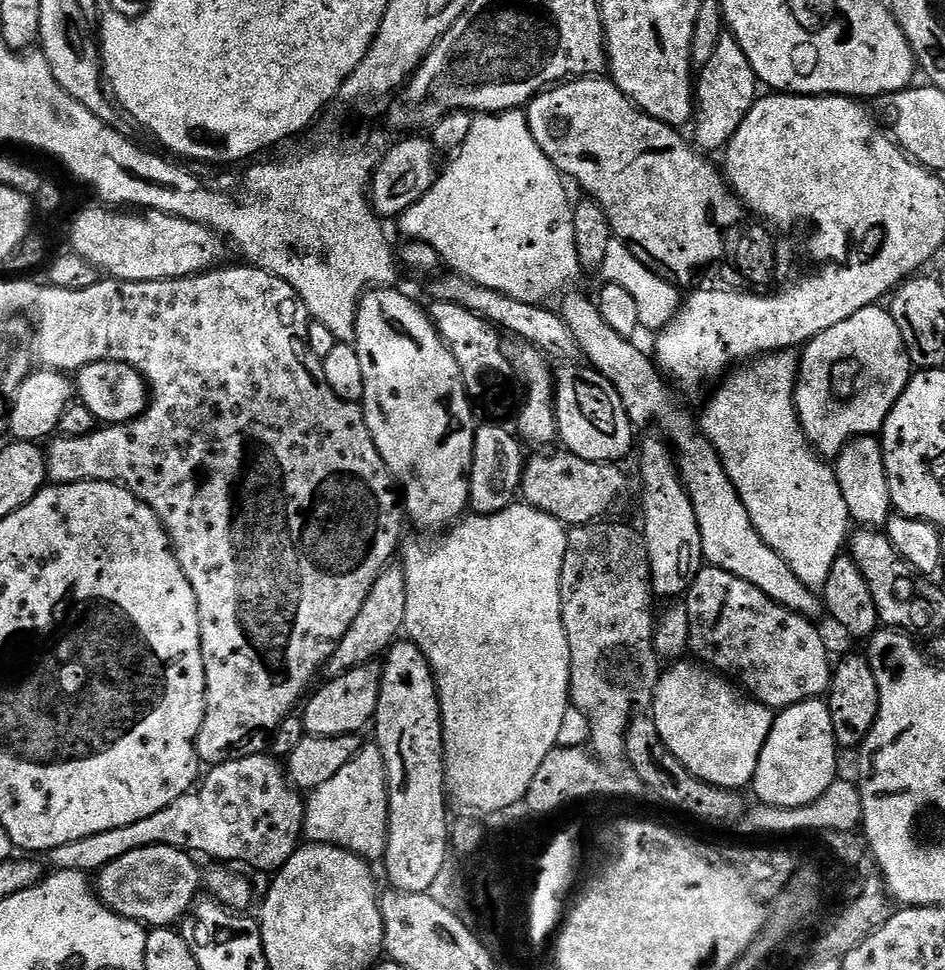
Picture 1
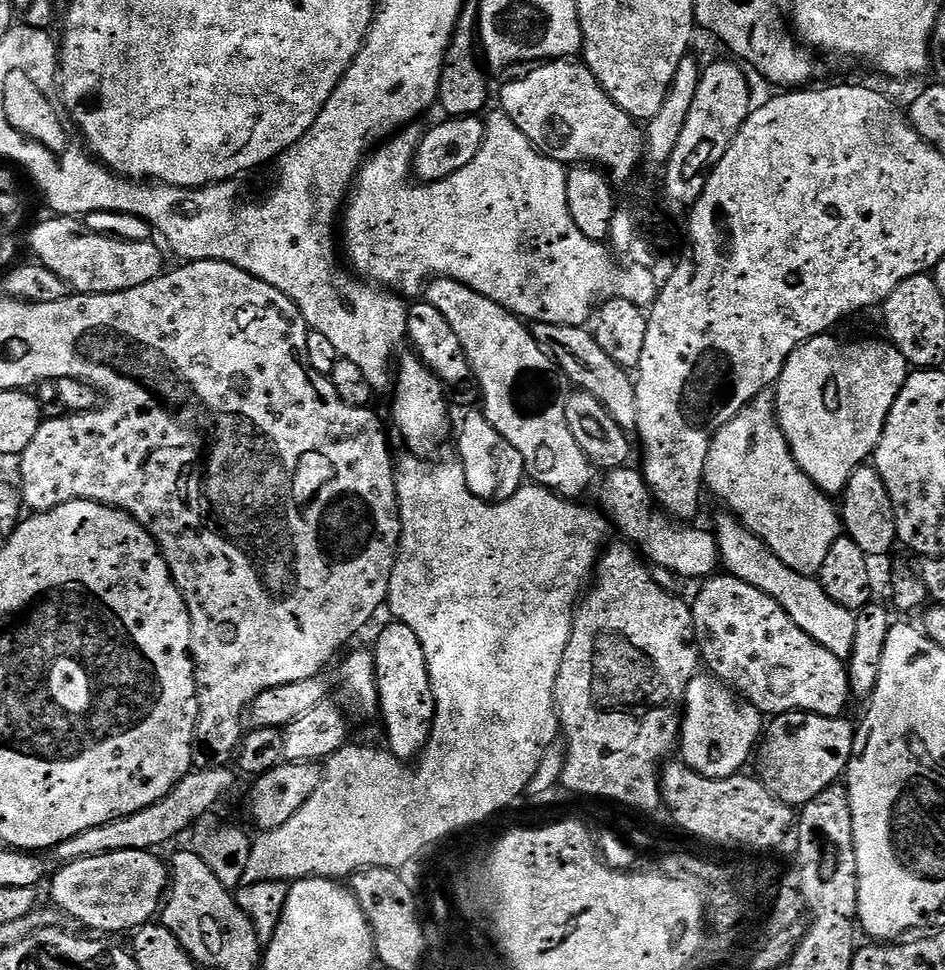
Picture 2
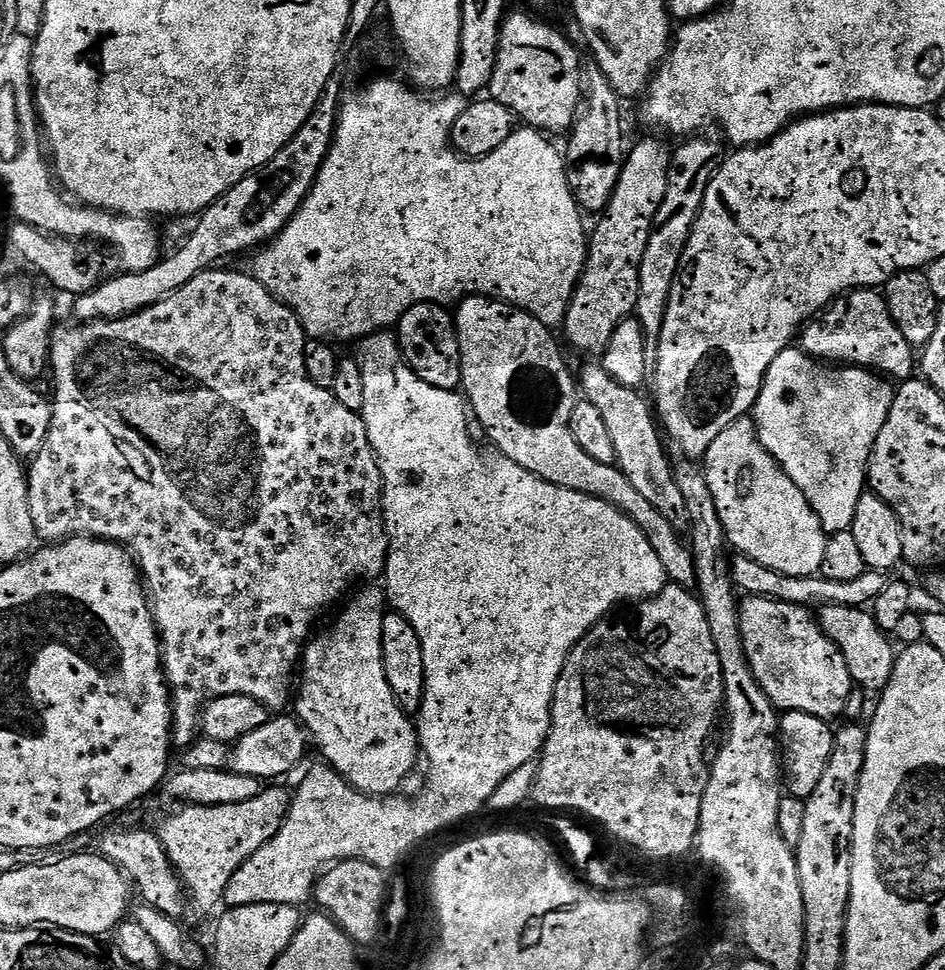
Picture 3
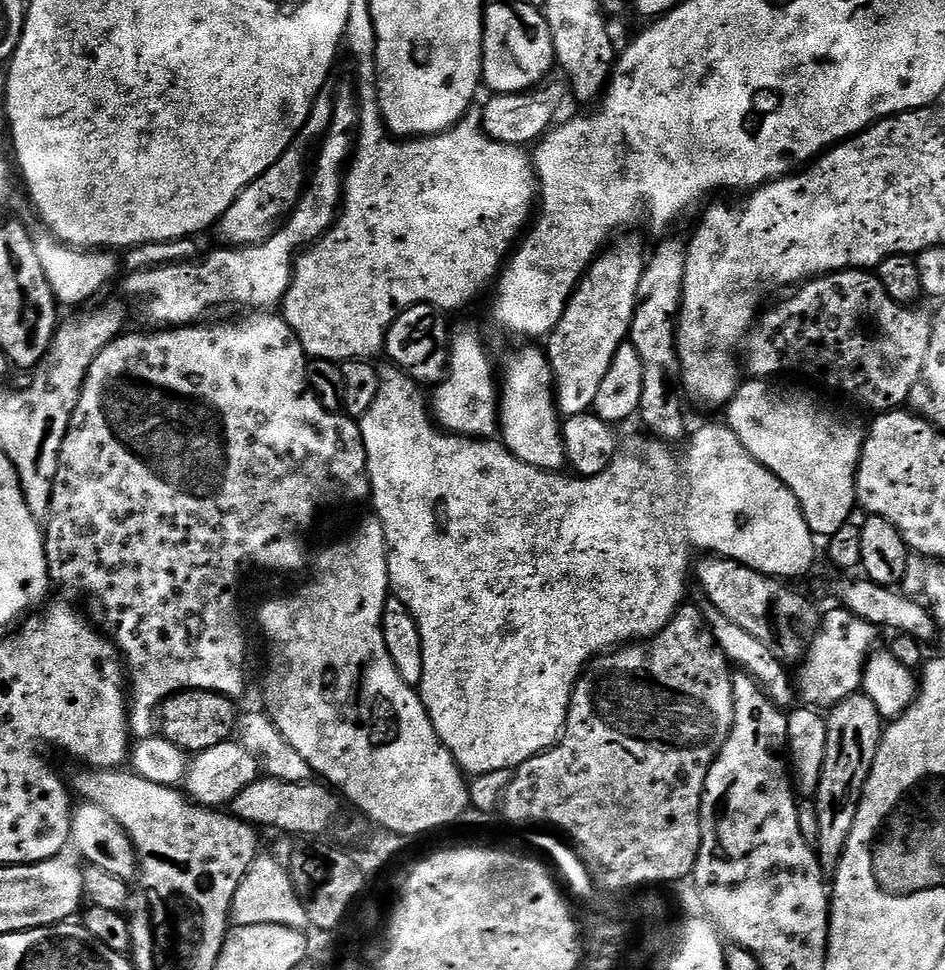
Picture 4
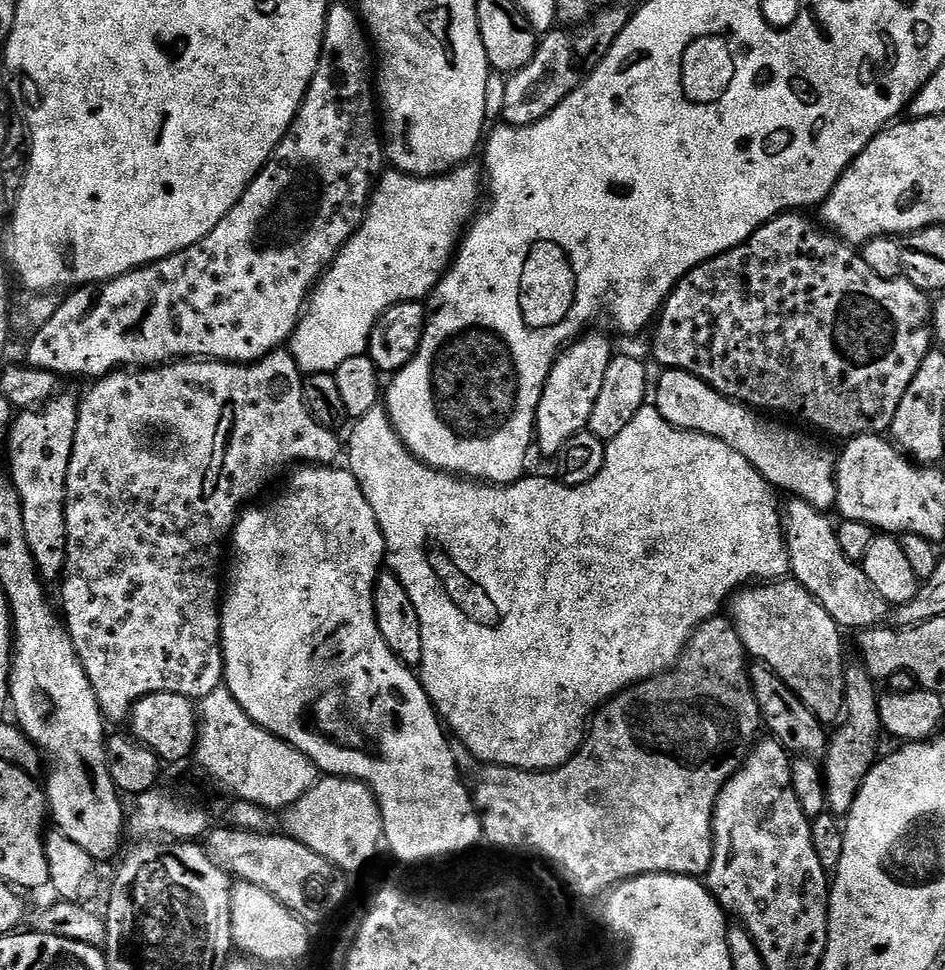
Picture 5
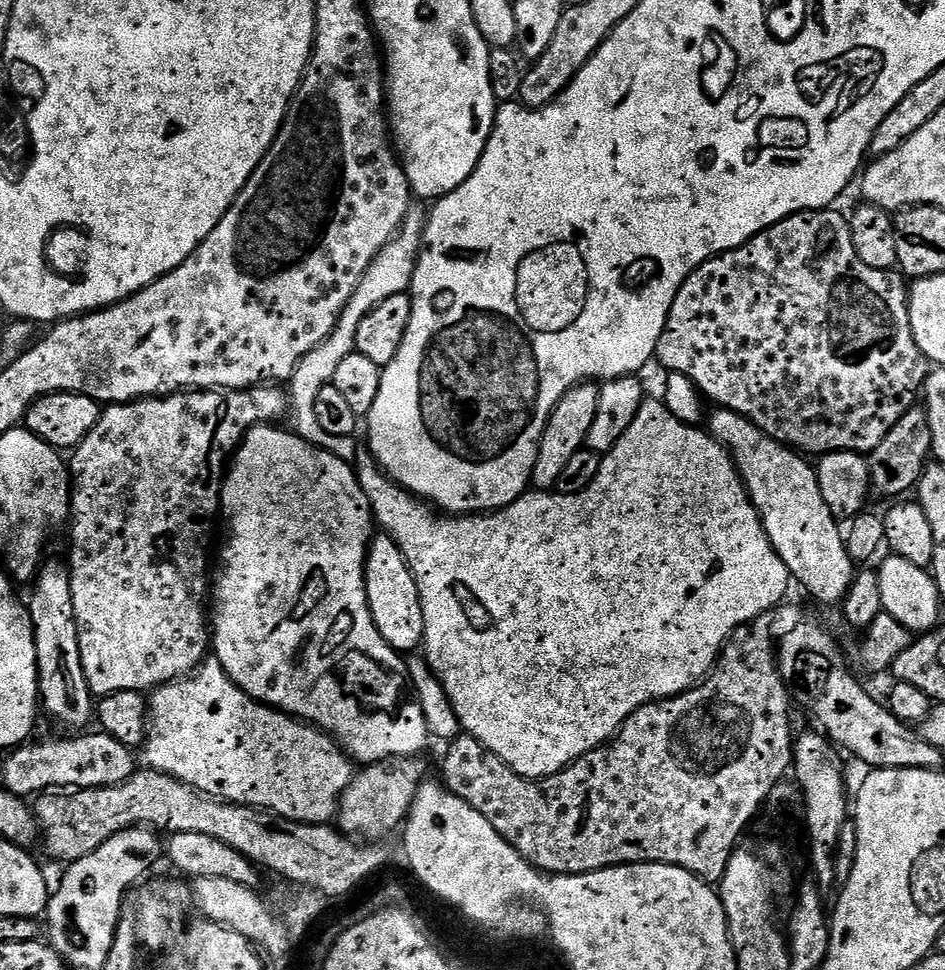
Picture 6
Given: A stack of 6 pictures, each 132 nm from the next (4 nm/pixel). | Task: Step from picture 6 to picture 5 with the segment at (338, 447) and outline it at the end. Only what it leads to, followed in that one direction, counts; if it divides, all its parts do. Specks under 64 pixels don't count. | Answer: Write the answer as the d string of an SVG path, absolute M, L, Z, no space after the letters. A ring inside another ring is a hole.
M472 162L462 164L460 167L452 169L451 172L445 172L443 176L408 176L404 172L397 172L395 170L385 171L383 175L381 175L376 185L376 190L368 202L368 211L364 214L362 226L348 239L346 246L340 249L340 255L336 257L336 261L328 267L328 271L324 273L322 279L317 283L316 287L312 289L311 297L306 305L306 311L300 318L300 324L294 330L290 341L290 351L292 356L296 359L296 364L299 366L301 373L335 373L336 368L342 366L342 362L346 362L346 358L358 358L367 353L368 343L372 337L374 326L382 318L382 314L387 308L392 307L393 304L405 304L411 300L424 302L431 297L436 287L439 286L440 279L444 277L445 272L452 267L456 249L462 237L465 235L468 225L472 223L482 204L482 172L479 167L476 169L474 165L475 163Z

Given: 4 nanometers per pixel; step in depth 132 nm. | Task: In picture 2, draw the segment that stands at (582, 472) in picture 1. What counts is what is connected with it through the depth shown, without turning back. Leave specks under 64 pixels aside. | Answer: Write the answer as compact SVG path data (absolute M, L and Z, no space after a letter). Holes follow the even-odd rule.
M625 466L611 469L605 476L608 477L605 478L604 489L600 492L601 506L599 505L603 515L614 525L615 531L617 528L624 535L621 537L635 545L657 569L665 568L676 576L685 576L688 580L700 582L721 567L715 535L709 529L707 532L704 528L692 528L696 526L673 520L656 503L644 481L643 471L636 469L635 472L632 466Z

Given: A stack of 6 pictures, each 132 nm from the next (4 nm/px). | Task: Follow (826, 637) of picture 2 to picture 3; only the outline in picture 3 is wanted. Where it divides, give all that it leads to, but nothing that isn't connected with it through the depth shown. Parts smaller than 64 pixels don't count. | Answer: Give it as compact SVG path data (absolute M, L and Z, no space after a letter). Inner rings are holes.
M826 604L819 609L818 623L820 629L838 646L842 658L846 658L846 670L850 670L853 685L864 690L880 690L890 682L898 652L889 633L881 631L871 611Z

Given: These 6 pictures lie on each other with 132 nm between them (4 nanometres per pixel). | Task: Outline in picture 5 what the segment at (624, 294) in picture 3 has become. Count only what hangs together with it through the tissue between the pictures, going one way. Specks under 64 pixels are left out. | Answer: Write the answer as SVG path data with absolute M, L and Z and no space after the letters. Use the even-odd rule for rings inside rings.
M597 330L589 331L587 334L575 339L567 348L561 351L556 358L556 365L550 370L550 378L546 378L546 386L542 398L538 402L536 411L536 426L534 429L534 444L537 449L541 448L546 455L552 458L559 457L560 452L574 438L574 434L585 431L590 422L590 414L594 410L594 402L598 393L602 390L602 382L606 379L606 366L610 366L614 355L612 344Z

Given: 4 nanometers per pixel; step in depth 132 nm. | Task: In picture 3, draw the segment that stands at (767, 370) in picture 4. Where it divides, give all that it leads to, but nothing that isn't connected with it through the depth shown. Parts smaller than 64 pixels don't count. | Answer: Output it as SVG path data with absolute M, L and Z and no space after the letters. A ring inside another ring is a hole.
M857 288L839 300L833 300L819 316L804 325L798 346L817 361L867 368L896 382L913 379L918 368L917 353L912 344L902 338L902 330L898 330L888 303L879 291L871 288Z

